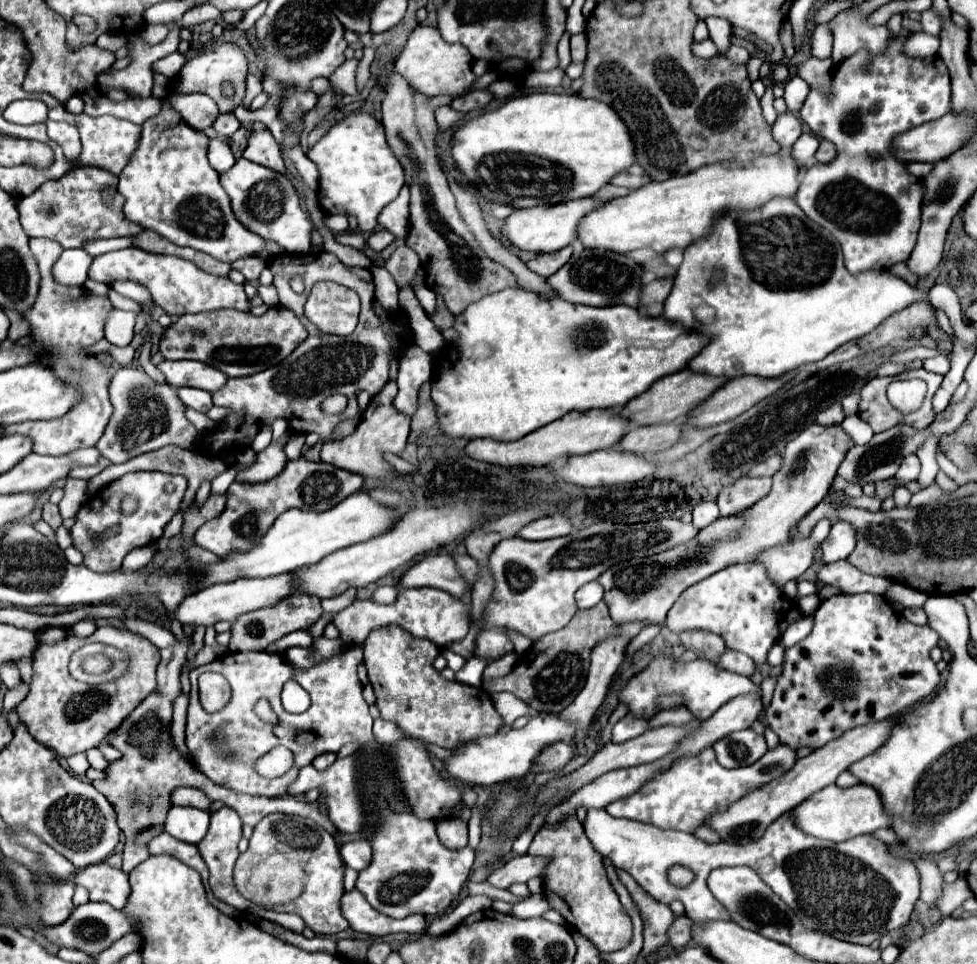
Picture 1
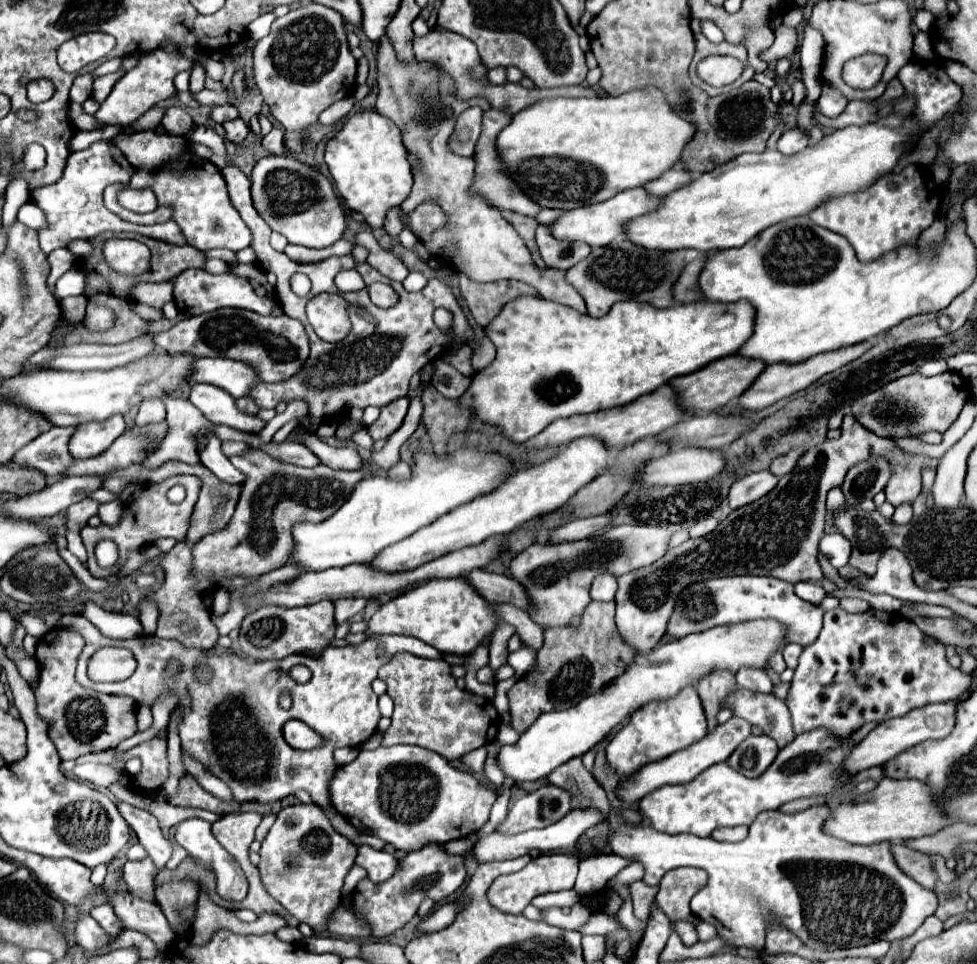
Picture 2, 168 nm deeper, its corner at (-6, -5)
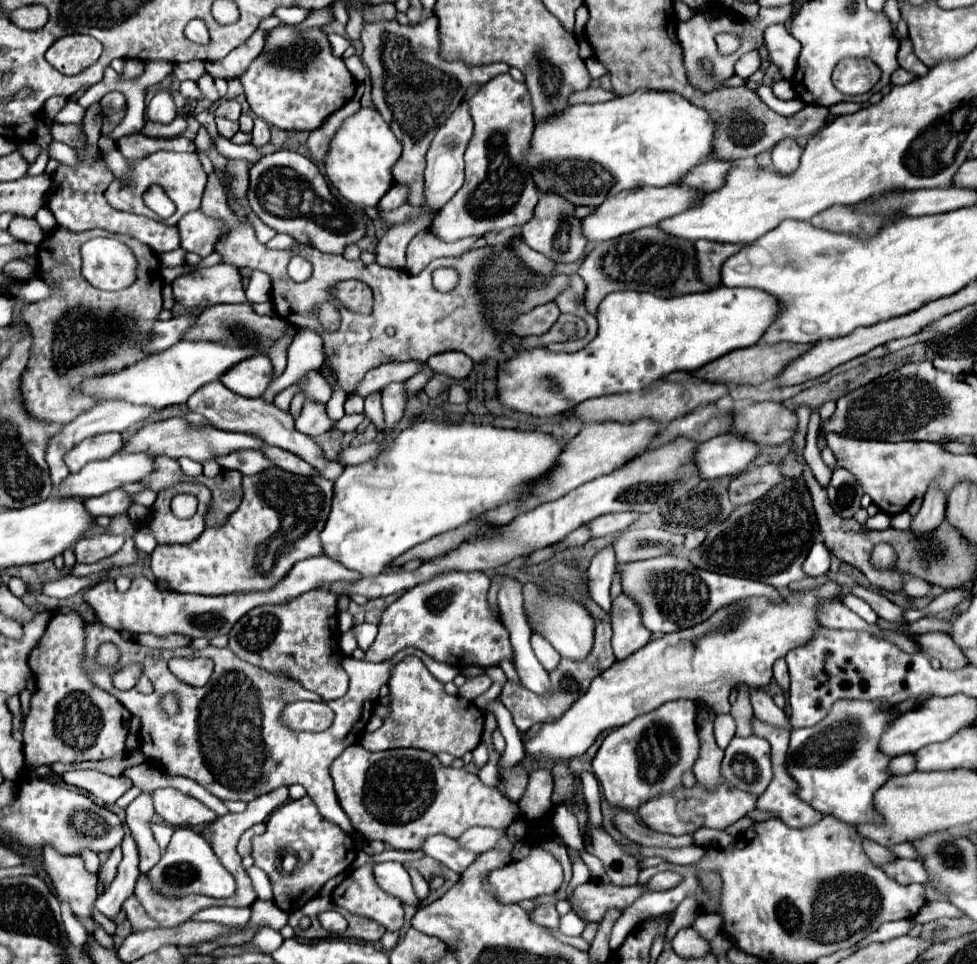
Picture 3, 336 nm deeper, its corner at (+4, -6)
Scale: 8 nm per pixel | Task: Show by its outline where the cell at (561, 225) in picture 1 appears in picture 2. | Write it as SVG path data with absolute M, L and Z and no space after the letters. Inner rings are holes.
M631 188L627 192L619 192L619 196L613 196L611 200L605 200L603 204L591 204L587 208L569 210L559 220L555 220L551 226L553 226L553 234L557 238L581 240L581 242L587 242L591 246L607 246L617 236L625 234L623 224L627 224L629 220L639 218L647 212L653 212L655 208L659 208L659 204L661 204L659 198L649 194L645 188Z

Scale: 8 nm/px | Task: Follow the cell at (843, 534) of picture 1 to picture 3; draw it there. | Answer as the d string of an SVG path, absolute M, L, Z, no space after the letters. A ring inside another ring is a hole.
M823 541L815 543L805 559L805 573L811 575L811 577L817 577L817 575L825 575L829 571L829 559L831 559L831 553L827 549L827 545Z

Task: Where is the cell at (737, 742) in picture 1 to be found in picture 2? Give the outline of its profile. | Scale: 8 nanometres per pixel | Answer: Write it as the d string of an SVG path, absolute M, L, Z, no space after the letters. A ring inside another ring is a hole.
M765 734L749 736L735 748L735 752L729 756L727 762L739 774L747 778L757 778L773 764L777 752L779 752L779 746L775 744L773 738Z

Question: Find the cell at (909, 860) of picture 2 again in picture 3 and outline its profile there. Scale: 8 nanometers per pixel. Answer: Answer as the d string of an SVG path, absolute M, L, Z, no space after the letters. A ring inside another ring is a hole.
M869 839L863 841L863 849L865 849L867 857L873 861L873 865L877 865L877 867L883 867L885 863L891 863L891 861L897 859L897 857L891 853L891 849L887 849L887 847L883 847L883 845L877 845L875 841L869 841Z

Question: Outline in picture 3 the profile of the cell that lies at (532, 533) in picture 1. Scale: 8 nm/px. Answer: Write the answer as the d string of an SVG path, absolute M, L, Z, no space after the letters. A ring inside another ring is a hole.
M609 513L609 515L601 515L589 521L587 527L589 527L591 537L605 537L609 533L627 529L635 519L637 519L637 513Z

